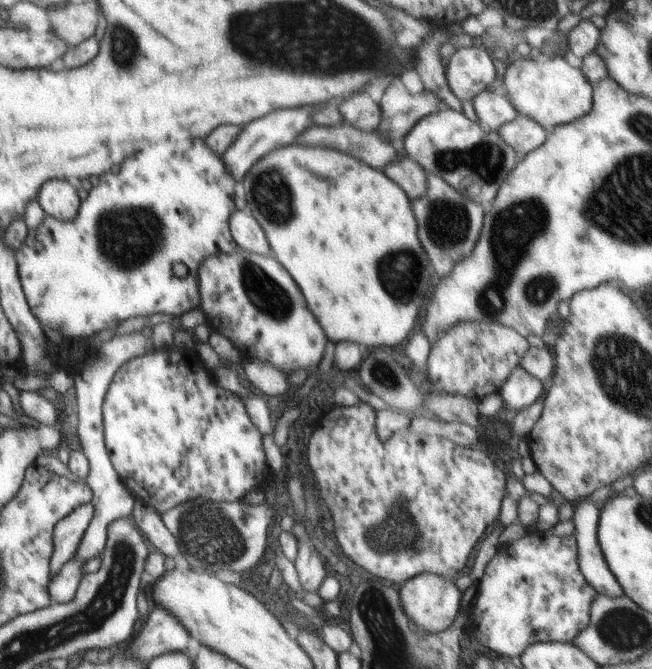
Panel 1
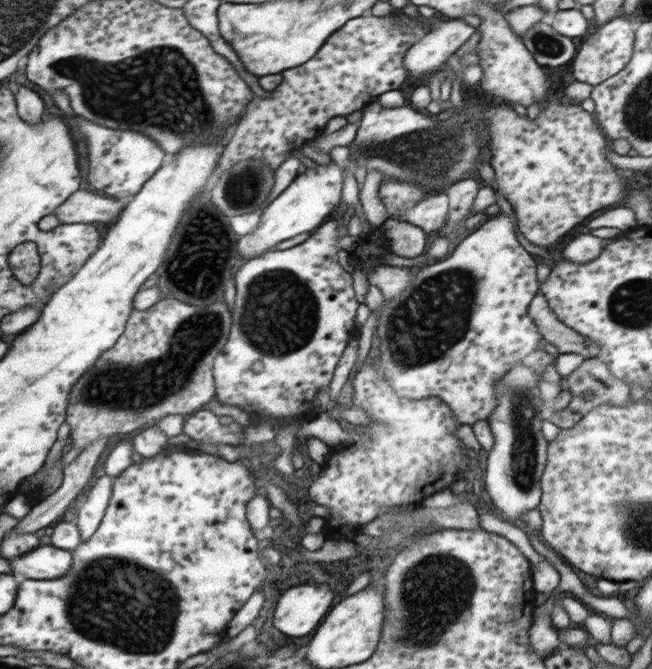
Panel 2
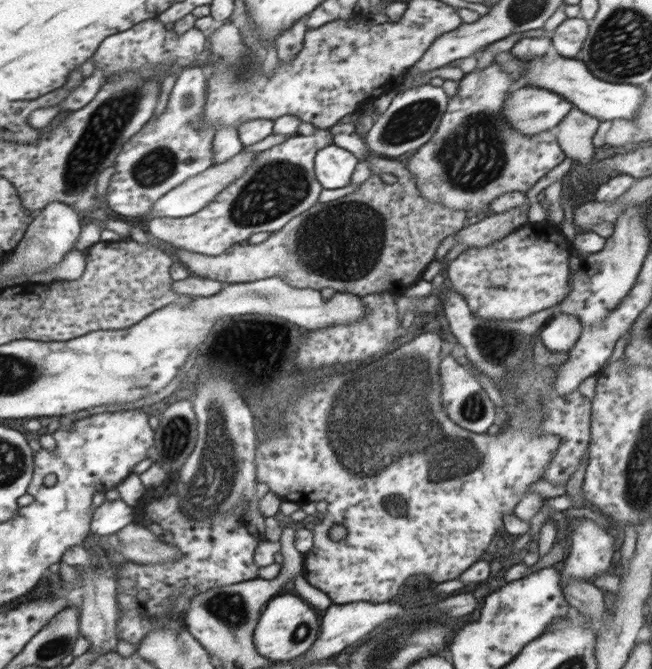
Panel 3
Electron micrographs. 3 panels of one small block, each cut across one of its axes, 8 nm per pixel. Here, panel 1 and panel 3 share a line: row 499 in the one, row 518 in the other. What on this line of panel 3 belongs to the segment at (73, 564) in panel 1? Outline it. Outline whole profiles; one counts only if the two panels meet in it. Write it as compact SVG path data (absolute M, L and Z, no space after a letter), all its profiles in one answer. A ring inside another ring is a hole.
M122 499L104 501L93 509L91 532L99 536L117 533L124 526L134 522L134 510Z

